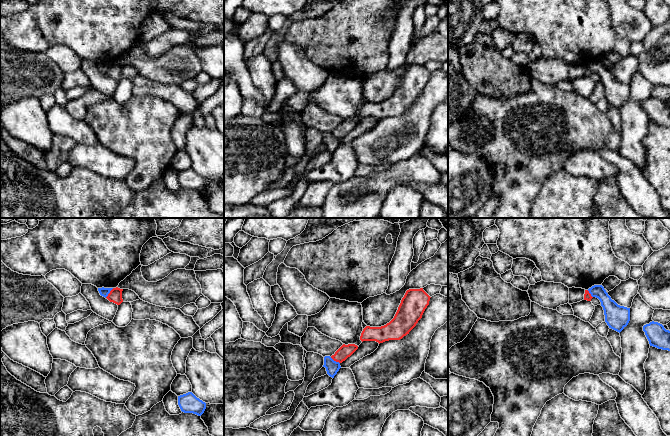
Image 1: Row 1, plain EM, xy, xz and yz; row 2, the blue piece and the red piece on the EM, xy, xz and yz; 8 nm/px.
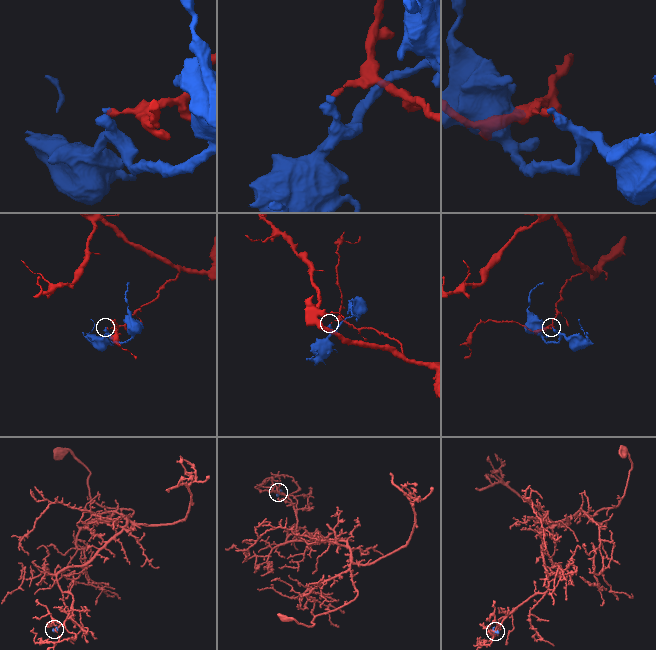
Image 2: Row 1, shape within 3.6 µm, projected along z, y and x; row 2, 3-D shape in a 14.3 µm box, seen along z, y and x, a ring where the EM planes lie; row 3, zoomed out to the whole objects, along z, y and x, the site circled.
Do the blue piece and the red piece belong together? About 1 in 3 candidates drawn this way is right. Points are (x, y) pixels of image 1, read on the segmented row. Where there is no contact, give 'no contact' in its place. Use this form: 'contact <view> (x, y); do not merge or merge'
contact xy (109, 292); do not merge

